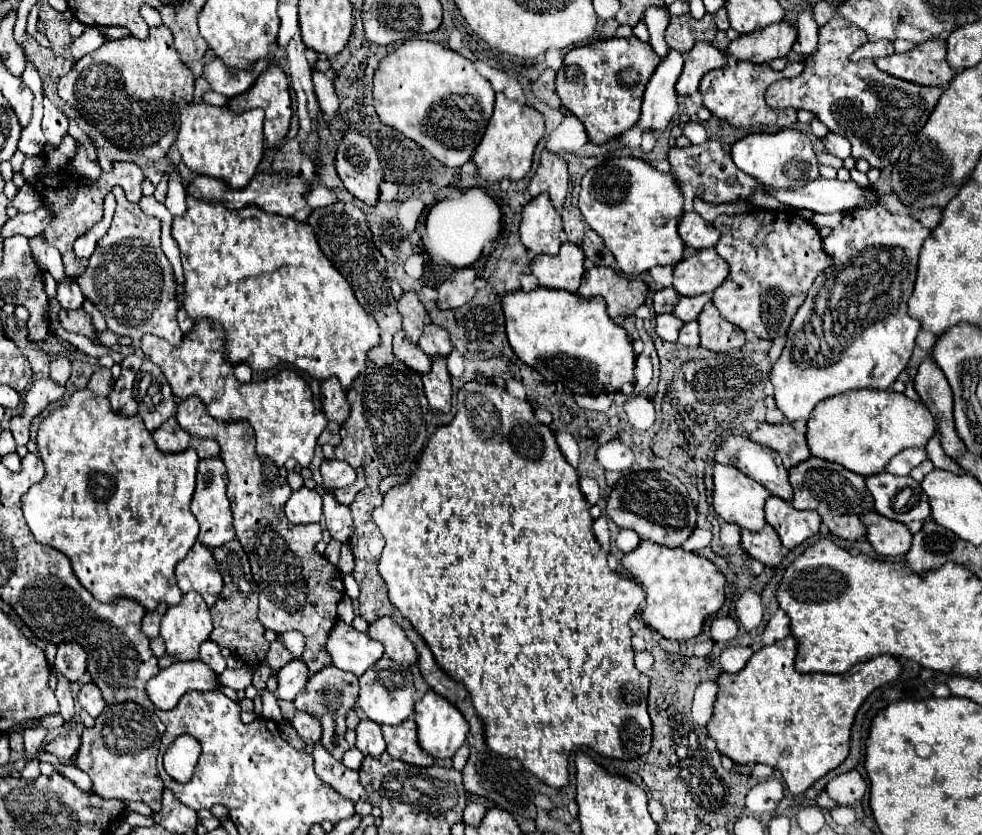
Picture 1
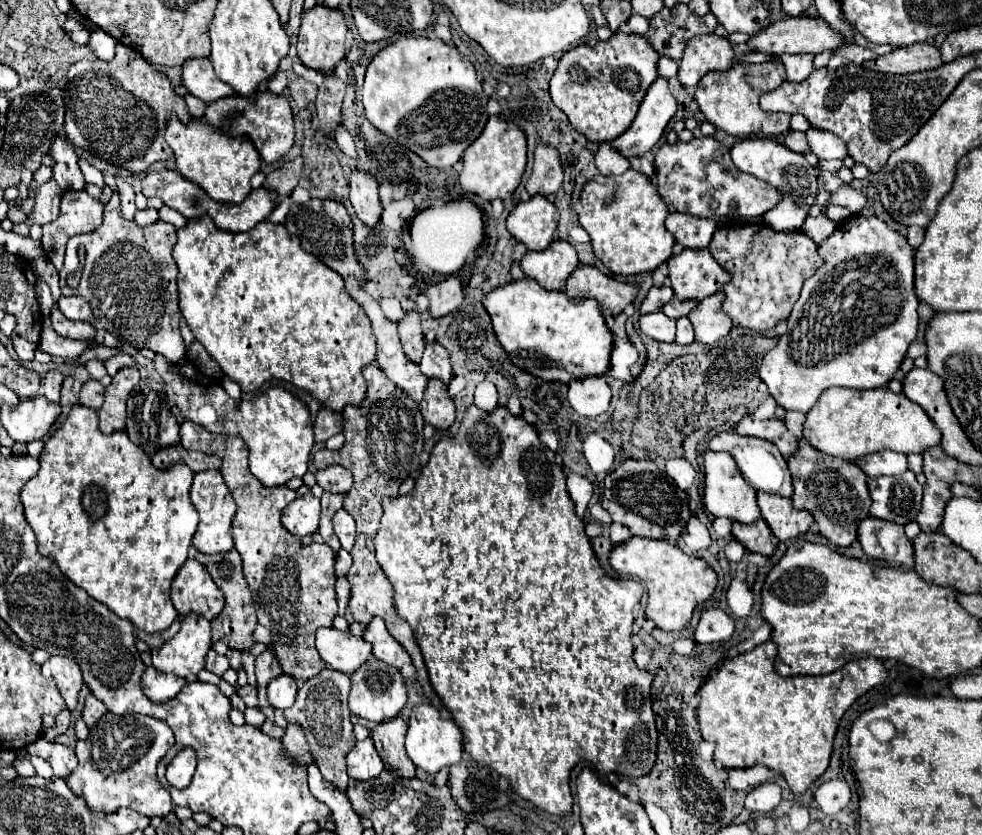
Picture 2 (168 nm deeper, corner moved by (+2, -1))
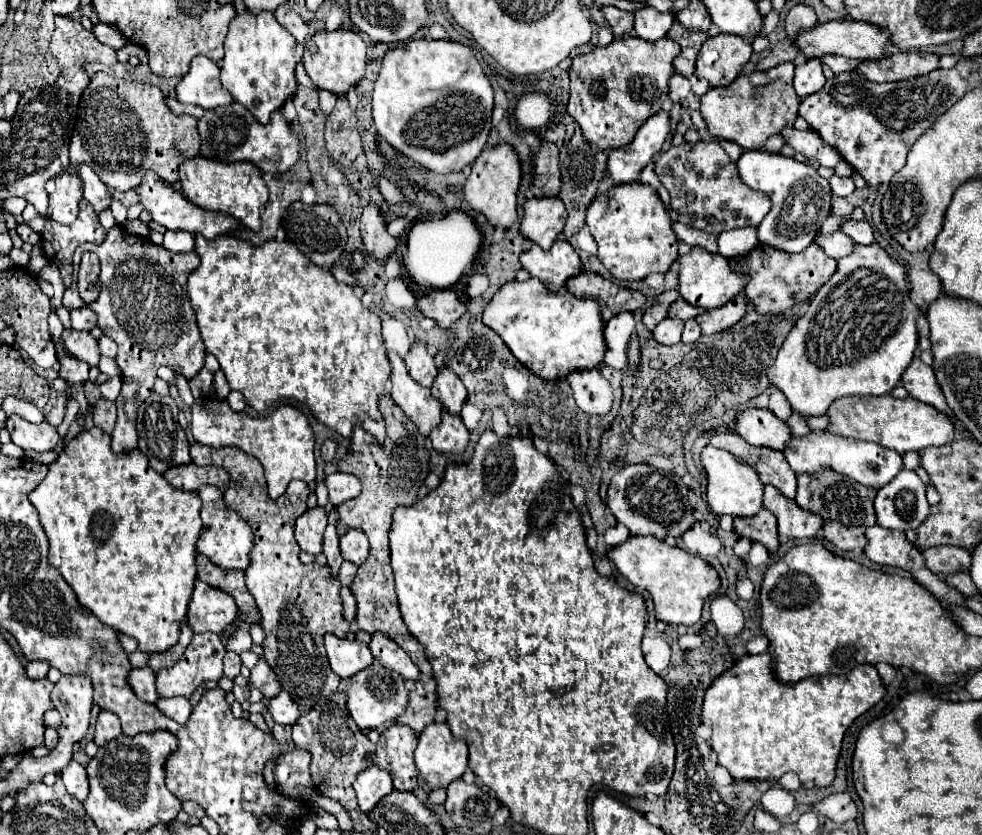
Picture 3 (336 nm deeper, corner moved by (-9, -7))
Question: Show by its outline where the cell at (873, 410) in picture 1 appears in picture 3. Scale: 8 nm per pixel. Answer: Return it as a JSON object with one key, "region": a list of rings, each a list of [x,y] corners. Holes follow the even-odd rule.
{"region":[[[890,394],[884,396],[842,396],[840,400],[832,402],[832,408],[828,408],[828,432],[844,436],[844,438],[854,438],[854,440],[864,440],[864,442],[874,442],[884,448],[896,450],[900,454],[908,450],[924,450],[928,446],[944,446],[954,440],[954,424],[952,420],[938,412],[936,408],[918,402],[914,398],[892,398]]]}

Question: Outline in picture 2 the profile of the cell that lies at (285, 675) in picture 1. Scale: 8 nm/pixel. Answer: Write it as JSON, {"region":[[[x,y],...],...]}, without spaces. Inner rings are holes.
{"region":[[[285,674],[277,676],[267,686],[267,700],[277,710],[285,710],[285,708],[293,706],[295,696],[297,696],[297,684],[293,680],[285,678]]]}

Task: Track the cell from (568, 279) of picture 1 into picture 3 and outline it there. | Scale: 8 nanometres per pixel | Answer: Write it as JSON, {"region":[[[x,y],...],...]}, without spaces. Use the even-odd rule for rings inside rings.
{"region":[[[556,240],[546,252],[534,244],[524,256],[520,256],[520,264],[552,292],[562,290],[572,276],[582,272],[582,260],[566,240]]]}

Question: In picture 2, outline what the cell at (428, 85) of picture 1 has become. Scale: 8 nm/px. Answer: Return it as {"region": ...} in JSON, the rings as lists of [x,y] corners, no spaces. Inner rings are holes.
{"region":[[[405,36],[379,50],[367,66],[361,96],[369,122],[385,136],[421,156],[431,168],[451,168],[459,162],[465,148],[481,134],[489,118],[485,110],[487,96],[483,94],[483,86],[473,64],[465,60],[455,46],[423,36]]]}

